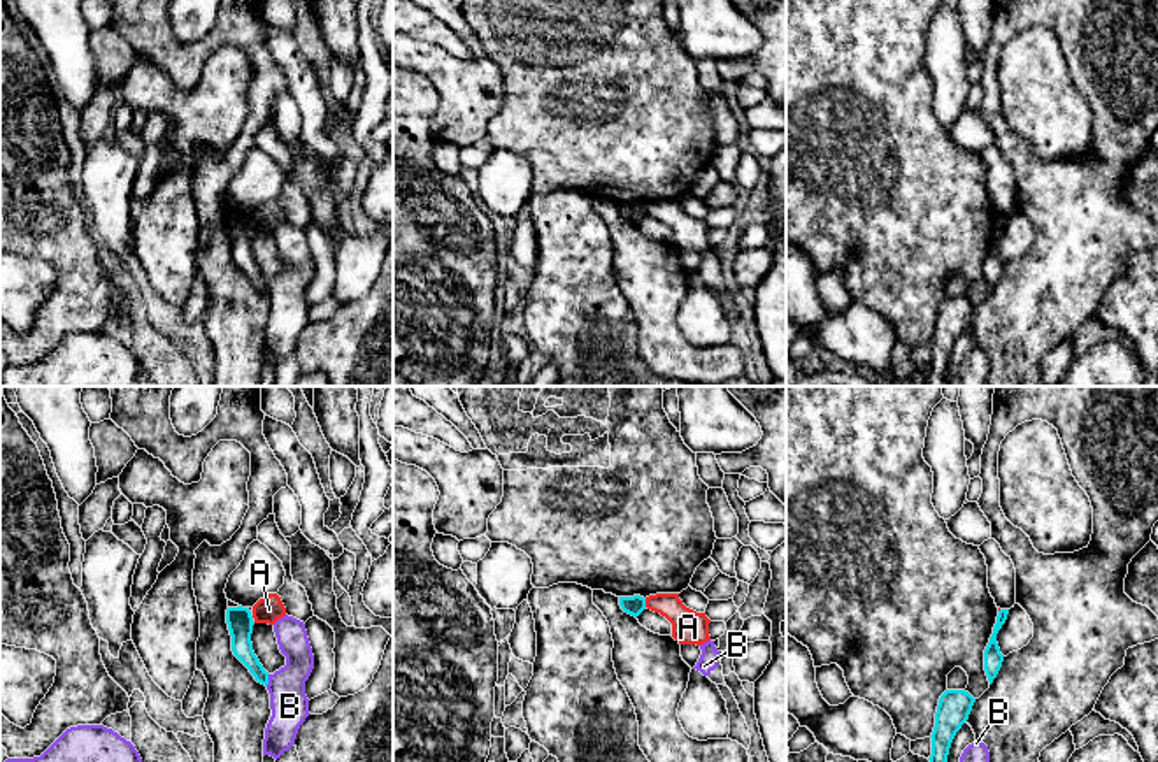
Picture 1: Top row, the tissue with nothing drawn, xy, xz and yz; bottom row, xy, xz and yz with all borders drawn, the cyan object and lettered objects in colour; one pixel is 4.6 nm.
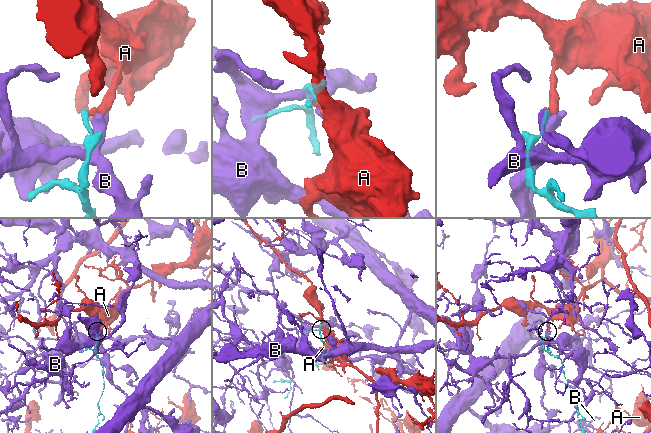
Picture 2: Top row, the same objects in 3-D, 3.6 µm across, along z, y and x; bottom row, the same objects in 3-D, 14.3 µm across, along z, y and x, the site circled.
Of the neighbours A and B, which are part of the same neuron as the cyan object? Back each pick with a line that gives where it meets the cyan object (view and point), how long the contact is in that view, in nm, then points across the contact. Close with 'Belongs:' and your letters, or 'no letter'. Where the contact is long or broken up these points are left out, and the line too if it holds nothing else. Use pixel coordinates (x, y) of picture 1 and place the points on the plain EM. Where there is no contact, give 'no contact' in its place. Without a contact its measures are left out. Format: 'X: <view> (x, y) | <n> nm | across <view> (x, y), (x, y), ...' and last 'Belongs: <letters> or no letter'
Belongs: no letter

